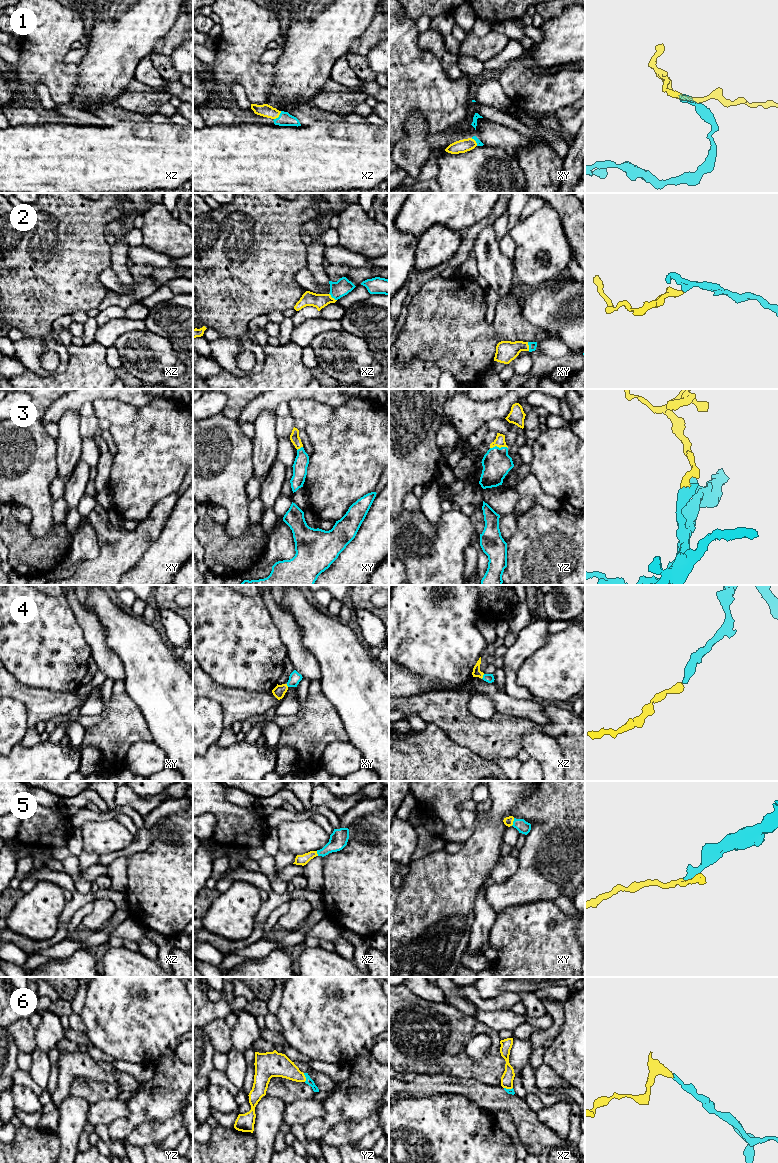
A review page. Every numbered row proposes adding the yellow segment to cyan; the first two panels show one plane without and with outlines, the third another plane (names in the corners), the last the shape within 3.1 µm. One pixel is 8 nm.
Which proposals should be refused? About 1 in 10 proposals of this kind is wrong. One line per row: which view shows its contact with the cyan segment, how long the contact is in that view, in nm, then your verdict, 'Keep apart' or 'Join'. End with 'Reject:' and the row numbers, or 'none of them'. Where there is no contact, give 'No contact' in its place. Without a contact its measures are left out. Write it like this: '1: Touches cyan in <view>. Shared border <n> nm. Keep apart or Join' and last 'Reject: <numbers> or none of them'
1: Touches cyan in xz. Shared border 90 nm. Join
2: Touches cyan in xz. Shared border 90 nm. Join
3: Touches cyan in yz. Shared border 140 nm. Join
4: Touches cyan in xz. Shared border 50 nm. Join
5: Touches cyan in xy. Shared border 70 nm. Join
6: Touches cyan in yz. Shared border 70 nm. Join
Reject: none of them

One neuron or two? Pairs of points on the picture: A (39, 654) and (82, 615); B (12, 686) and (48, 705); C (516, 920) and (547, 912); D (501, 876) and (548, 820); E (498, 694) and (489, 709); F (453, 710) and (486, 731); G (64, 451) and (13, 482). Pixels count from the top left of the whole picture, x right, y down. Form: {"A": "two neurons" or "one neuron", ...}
{"A": "two neurons", "B": "one neuron", "C": "one neuron", "D": "two neurons", "E": "two neurons", "F": "one neuron", "G": "two neurons"}

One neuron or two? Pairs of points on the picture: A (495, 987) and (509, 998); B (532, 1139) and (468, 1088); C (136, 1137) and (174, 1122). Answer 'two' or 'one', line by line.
A: two
B: one
C: one

